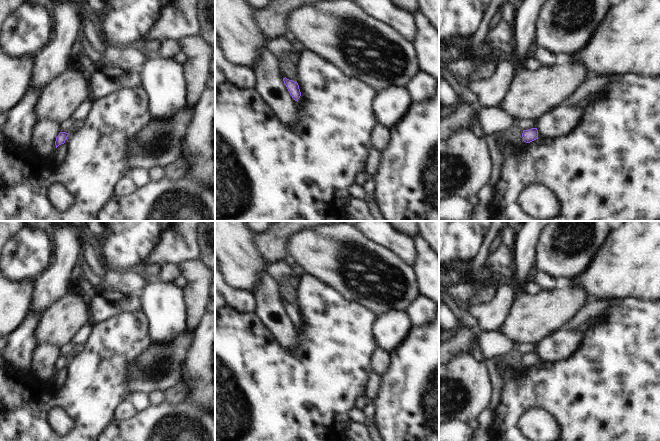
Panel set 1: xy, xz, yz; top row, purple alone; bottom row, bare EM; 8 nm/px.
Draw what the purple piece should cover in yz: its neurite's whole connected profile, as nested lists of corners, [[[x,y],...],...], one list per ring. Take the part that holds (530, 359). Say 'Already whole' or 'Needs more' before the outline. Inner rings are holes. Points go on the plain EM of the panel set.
Already whole. [[[531,352],[529,354],[524,354],[522,357],[523,365],[526,367],[530,367],[536,363],[538,363],[538,354],[537,352]]]

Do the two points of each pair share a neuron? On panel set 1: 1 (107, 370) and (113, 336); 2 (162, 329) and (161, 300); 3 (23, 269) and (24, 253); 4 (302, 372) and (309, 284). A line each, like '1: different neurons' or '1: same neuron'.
1: same neuron
2: same neuron
3: same neuron
4: same neuron

